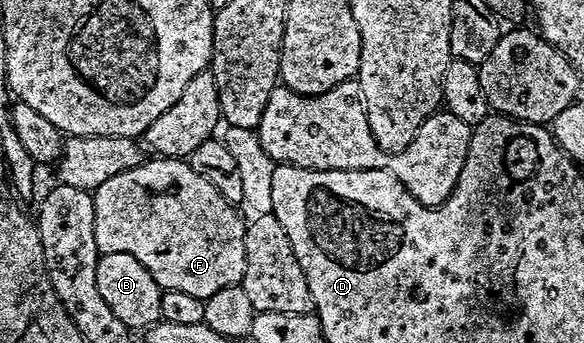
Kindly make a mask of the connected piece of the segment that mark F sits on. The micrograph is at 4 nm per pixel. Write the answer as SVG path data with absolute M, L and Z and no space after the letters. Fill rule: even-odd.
M145 159L143 164L134 166L134 170L126 170L122 174L114 174L114 178L106 178L106 182L102 182L102 186L95 188L92 201L94 202L96 248L102 254L105 252L134 254L134 258L138 258L138 262L142 262L142 266L146 266L146 270L150 270L150 274L156 279L161 289L183 290L186 294L194 294L194 298L203 301L210 298L210 294L218 294L218 290L222 290L226 286L240 284L243 281L244 271L246 270L246 250L244 249L245 217L240 217L236 213L239 212L237 205L230 203L226 198L222 198L222 194L218 194L218 190L214 190L214 186L210 186L210 182L206 182L206 178L202 178L202 174L194 174L194 170L188 165L187 159Z

